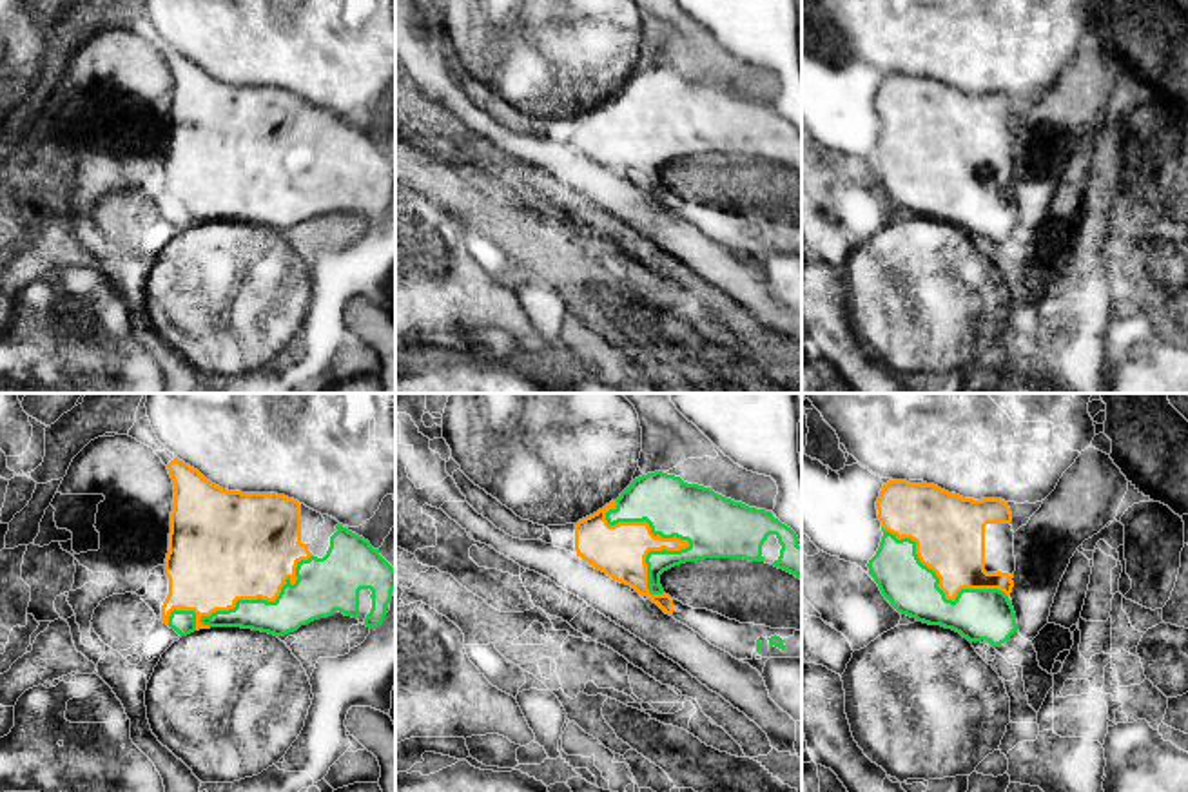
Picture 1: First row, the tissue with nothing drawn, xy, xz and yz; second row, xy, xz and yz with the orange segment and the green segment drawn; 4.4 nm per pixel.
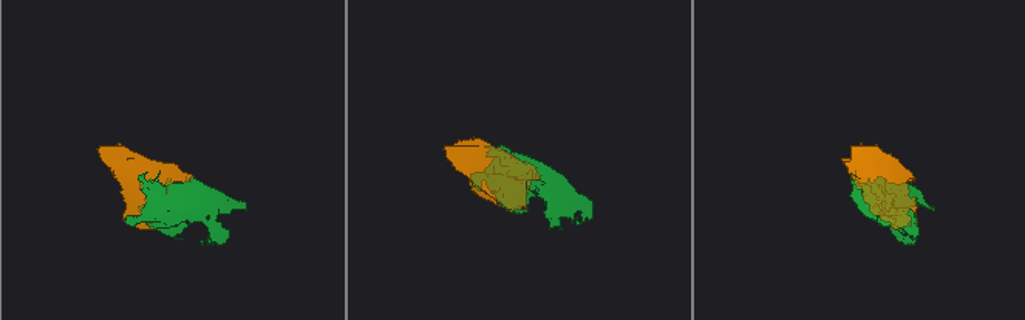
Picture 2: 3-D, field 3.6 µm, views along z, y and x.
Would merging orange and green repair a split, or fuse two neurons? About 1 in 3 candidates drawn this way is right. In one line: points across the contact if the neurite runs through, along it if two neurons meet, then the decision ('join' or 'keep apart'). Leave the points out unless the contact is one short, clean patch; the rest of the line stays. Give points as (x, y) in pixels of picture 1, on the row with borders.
join

